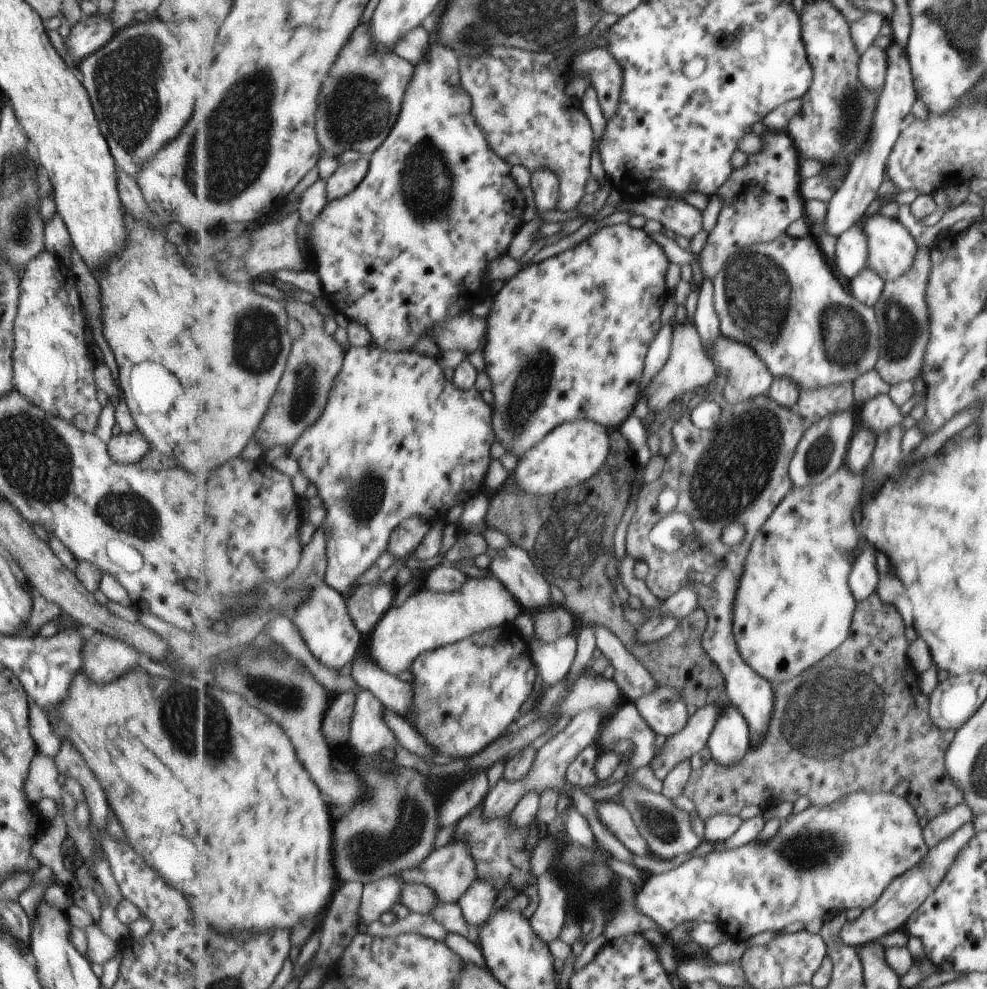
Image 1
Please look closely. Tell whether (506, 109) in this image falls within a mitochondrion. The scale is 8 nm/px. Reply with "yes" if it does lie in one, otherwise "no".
no

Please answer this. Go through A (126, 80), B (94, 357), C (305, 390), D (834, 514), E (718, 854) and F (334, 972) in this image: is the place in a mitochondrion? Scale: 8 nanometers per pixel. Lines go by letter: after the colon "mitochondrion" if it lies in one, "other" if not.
A: mitochondrion
B: other
C: mitochondrion
D: other
E: other
F: other

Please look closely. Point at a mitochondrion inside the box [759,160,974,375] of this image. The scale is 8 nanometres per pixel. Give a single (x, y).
(845, 342)

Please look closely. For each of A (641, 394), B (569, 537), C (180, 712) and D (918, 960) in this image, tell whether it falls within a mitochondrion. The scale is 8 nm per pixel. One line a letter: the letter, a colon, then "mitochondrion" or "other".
A: other
B: mitochondrion
C: mitochondrion
D: other

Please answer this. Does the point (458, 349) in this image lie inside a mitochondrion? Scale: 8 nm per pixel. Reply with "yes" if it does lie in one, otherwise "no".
no

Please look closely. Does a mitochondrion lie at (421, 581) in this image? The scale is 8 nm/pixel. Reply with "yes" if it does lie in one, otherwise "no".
no

